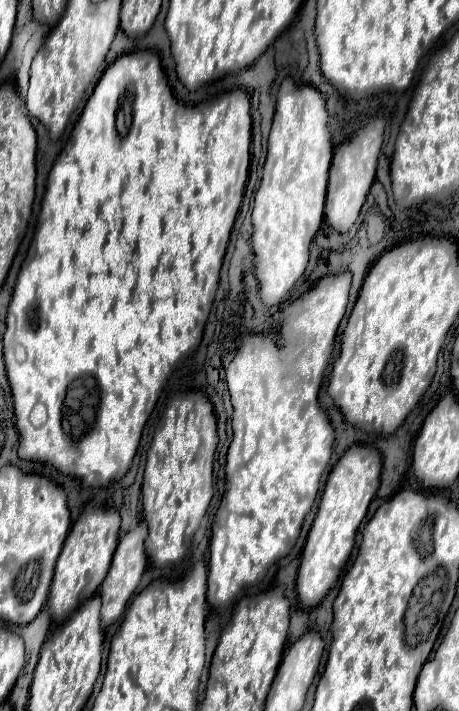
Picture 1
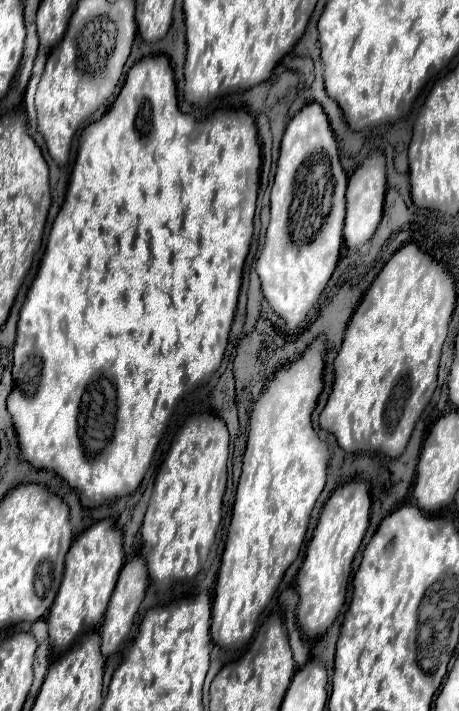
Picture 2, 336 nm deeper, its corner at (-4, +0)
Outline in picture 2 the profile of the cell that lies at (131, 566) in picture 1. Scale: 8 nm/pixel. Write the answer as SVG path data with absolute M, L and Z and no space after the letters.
M143 556L125 562L101 626L101 654L105 658L115 654L127 638L139 604L145 598L147 582L149 578Z

